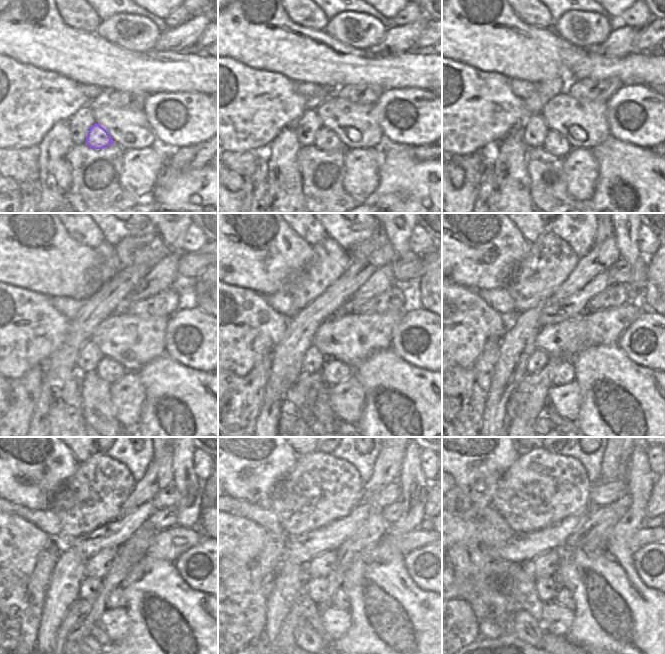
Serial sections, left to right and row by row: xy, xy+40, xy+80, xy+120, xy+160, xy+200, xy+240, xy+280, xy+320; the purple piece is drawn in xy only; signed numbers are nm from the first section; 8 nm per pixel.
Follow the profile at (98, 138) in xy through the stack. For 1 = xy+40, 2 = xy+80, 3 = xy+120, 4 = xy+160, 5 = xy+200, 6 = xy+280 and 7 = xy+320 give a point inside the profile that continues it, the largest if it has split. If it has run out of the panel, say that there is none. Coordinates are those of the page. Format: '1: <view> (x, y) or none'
1: xy+40 (326, 140)
2: xy+80 (555, 143)
3: xy+120 (109, 370)
4: xy+160 (333, 371)
5: xy+200 (563, 373)
6: xy+280 (340, 600)
7: xy+320 (564, 598)

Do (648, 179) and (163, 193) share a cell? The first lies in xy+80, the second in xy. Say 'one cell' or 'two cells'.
one cell

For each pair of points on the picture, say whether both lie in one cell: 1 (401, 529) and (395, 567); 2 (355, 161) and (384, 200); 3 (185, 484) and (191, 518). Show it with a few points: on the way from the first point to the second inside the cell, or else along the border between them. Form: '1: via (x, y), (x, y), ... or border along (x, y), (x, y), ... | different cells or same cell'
1: via (392, 538), (392, 558) | same cell
2: border along (382, 166), (380, 181), (369, 200) | different cells
3: via (186, 492), (189, 510) | same cell

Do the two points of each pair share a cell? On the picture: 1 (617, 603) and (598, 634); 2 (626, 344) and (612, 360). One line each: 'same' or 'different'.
1: same
2: different

